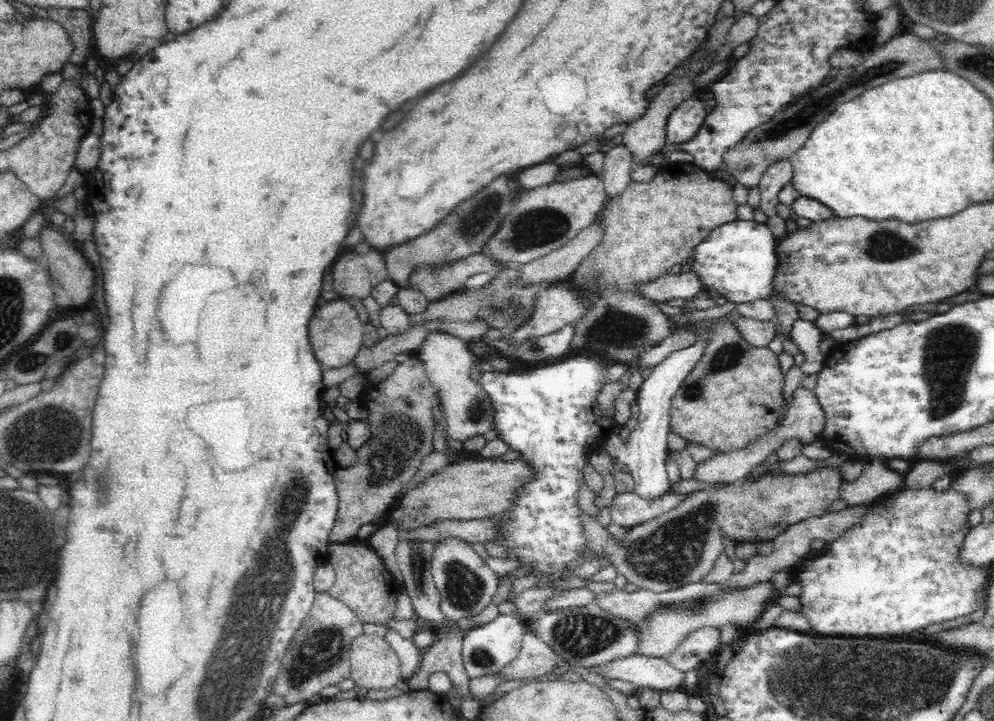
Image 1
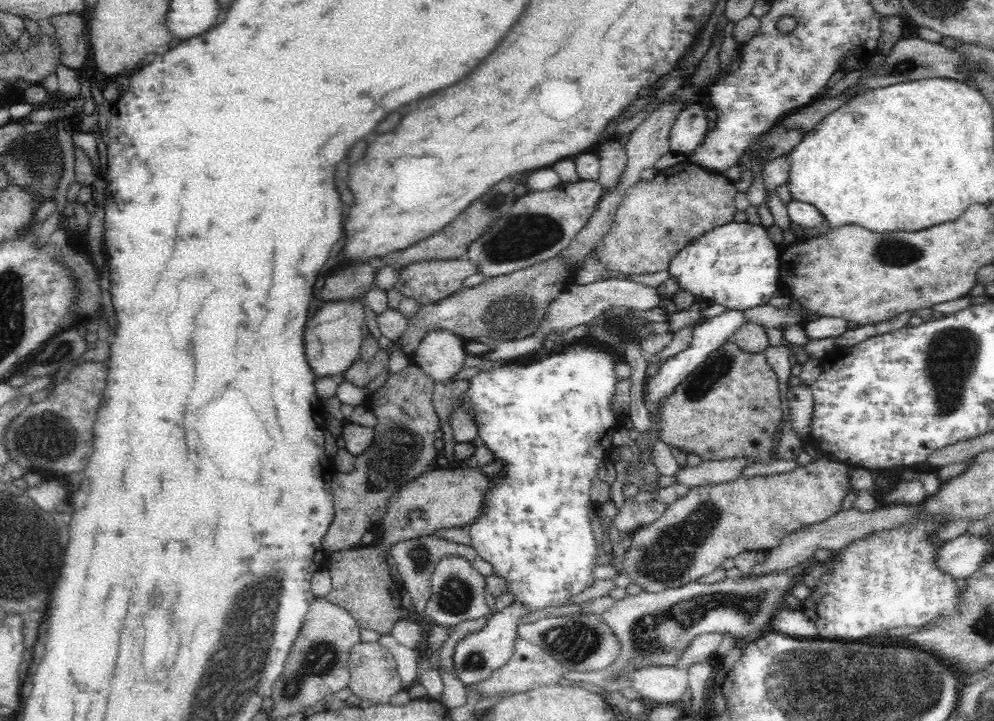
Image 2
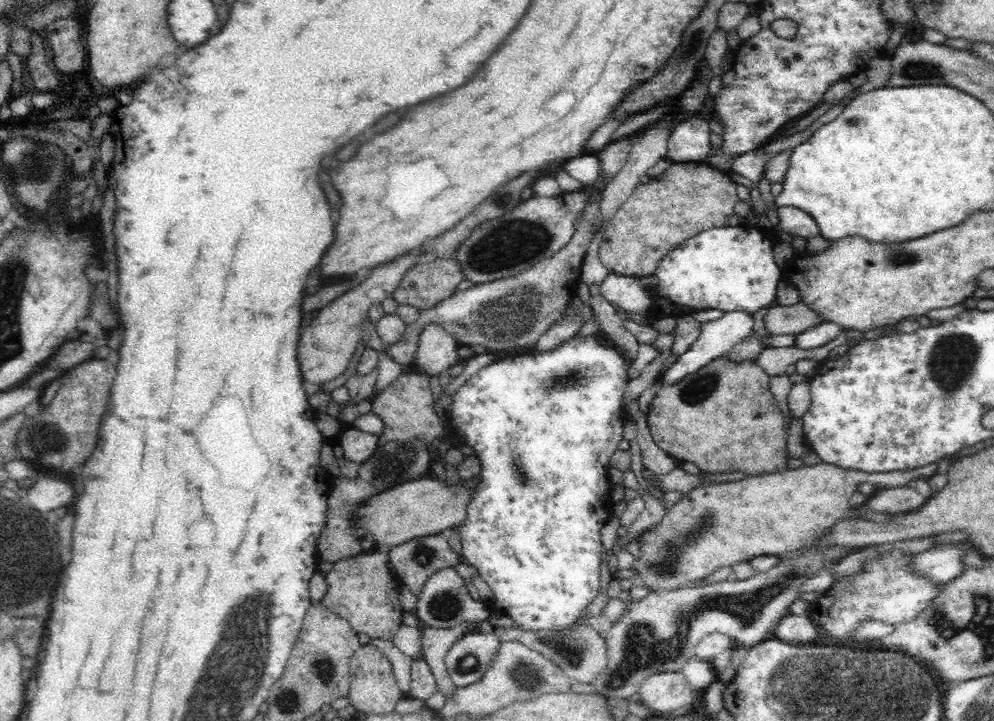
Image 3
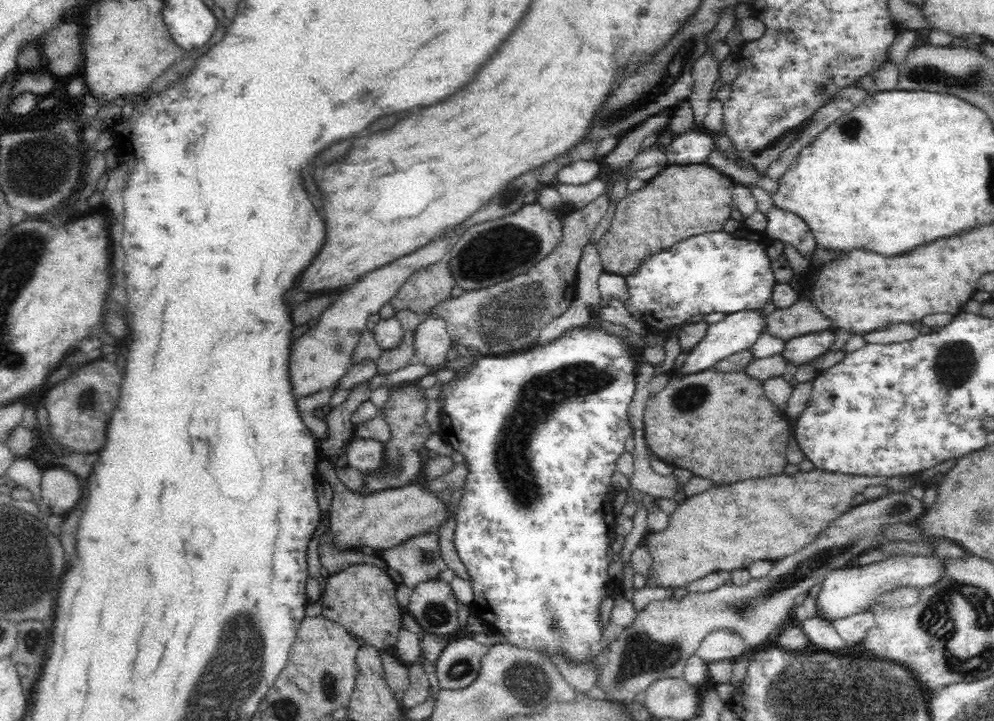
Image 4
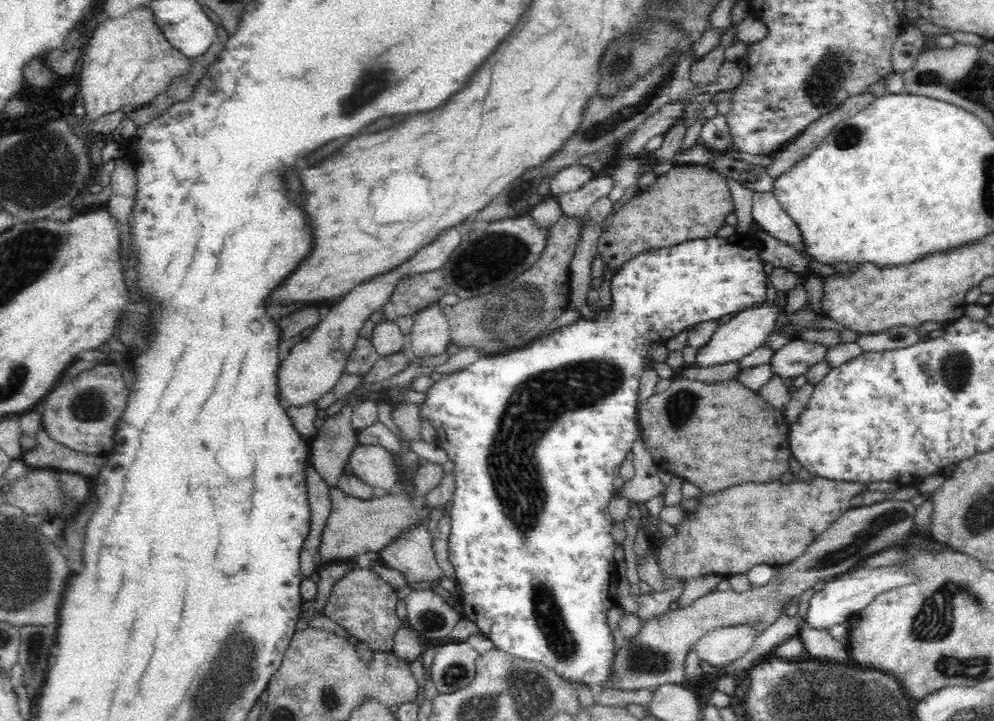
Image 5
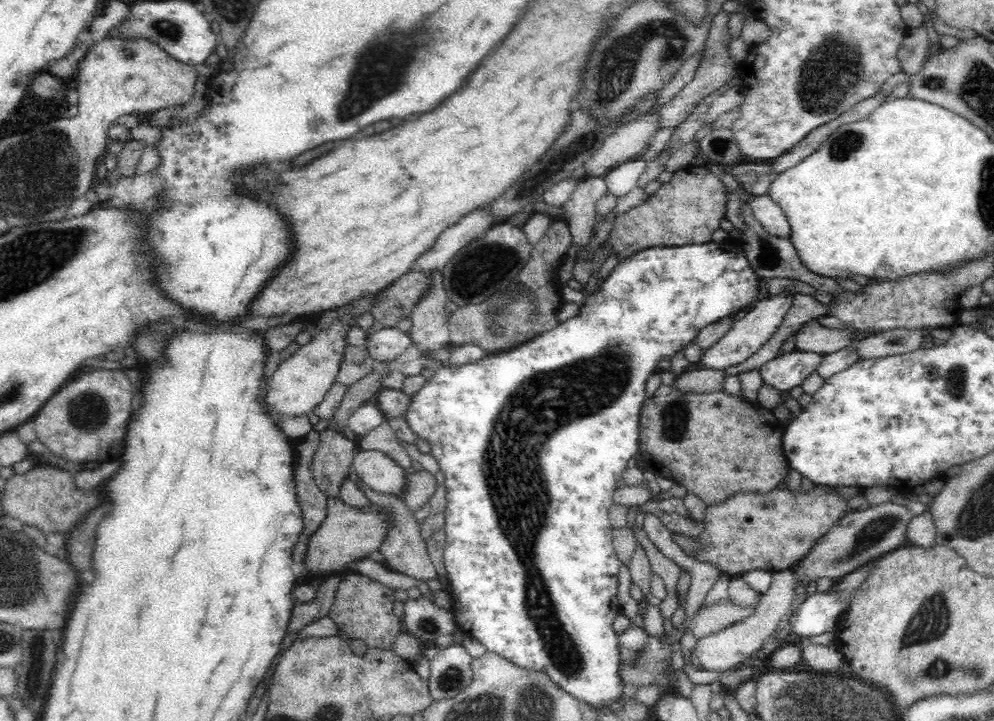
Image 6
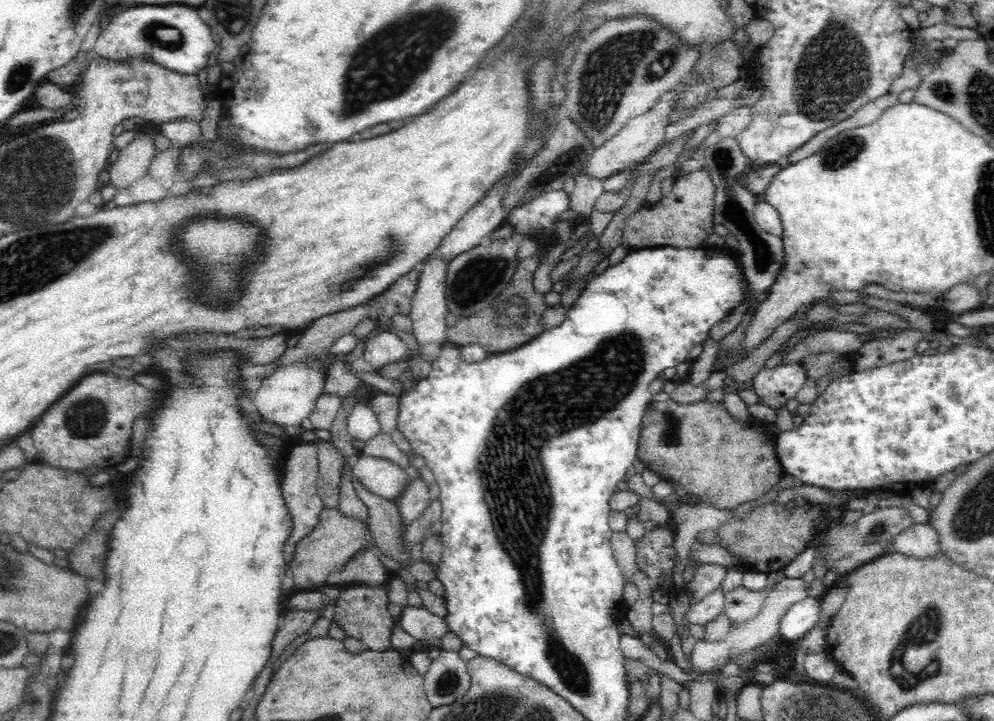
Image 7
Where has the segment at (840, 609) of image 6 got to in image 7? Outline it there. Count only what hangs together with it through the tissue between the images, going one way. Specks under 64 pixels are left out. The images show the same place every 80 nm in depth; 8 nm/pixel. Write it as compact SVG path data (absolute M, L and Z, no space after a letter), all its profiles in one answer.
M817 592L810 598L788 606L778 620L778 638L791 641L800 639L810 628L814 628L814 622L820 620L820 599Z

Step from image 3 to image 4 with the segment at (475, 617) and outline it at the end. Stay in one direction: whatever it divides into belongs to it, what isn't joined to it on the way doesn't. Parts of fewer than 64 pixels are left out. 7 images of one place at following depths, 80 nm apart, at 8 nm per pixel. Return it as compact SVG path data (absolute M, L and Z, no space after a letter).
M423 582L415 586L407 610L425 634L454 634L460 626L456 598L446 582Z

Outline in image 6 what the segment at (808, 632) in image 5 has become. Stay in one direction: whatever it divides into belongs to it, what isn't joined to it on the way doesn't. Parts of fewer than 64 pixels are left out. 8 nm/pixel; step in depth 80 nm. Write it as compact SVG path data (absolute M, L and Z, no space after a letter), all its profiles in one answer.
M802 637L800 646L804 665L812 672L836 672L844 664L844 657L836 649L835 644L829 646L812 644L808 637Z

